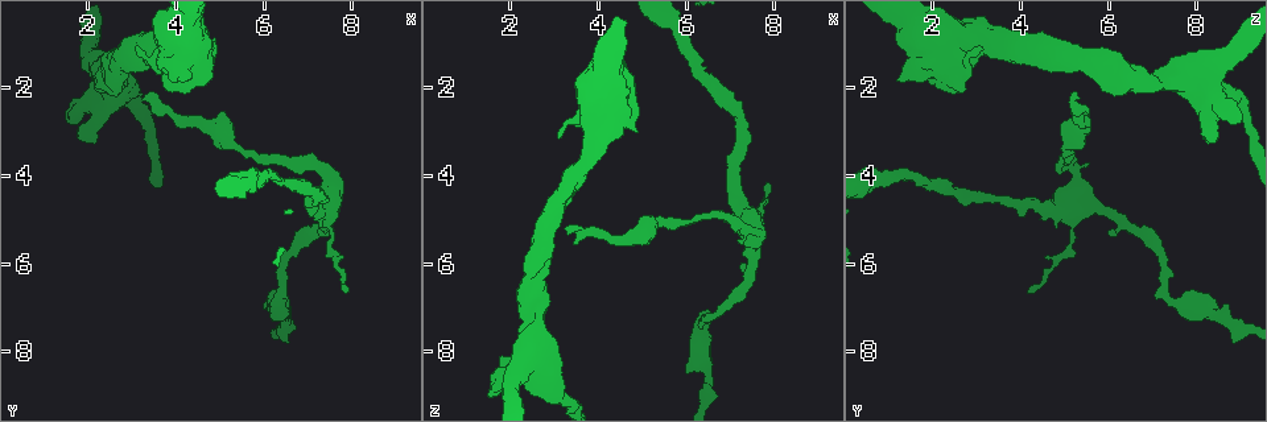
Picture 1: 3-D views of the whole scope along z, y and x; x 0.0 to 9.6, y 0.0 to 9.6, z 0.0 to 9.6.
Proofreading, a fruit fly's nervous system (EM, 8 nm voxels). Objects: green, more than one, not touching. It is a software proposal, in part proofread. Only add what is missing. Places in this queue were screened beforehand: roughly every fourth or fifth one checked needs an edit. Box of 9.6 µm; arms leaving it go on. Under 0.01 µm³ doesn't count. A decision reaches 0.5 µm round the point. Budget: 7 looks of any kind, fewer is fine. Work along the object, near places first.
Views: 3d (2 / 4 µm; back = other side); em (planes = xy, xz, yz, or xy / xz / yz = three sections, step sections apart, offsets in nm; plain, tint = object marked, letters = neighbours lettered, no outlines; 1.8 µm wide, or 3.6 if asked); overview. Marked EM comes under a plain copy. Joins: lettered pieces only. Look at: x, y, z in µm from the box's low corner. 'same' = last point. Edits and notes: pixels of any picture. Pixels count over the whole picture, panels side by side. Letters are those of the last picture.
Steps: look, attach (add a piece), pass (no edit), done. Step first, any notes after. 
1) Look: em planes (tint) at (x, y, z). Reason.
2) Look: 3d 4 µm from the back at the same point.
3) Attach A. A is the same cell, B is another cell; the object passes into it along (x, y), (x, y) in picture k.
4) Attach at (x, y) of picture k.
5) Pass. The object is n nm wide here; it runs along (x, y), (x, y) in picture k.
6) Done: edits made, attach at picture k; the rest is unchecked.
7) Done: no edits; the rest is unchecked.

Look: em planes (tint) at (5.75, 4.10, 0.60). Sudden change in width.

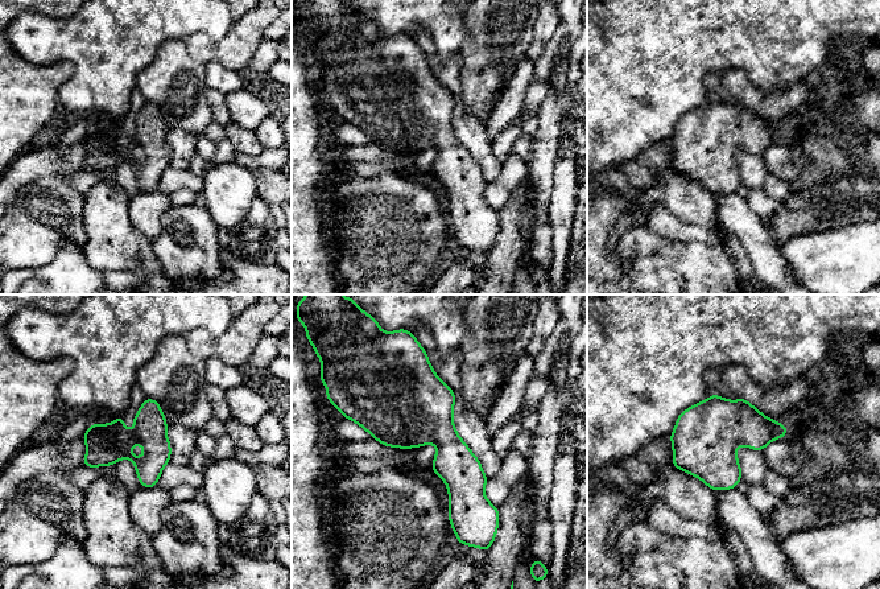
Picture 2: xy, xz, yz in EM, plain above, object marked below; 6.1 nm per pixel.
Look: em planes (letters) at the same point. What lies round it.

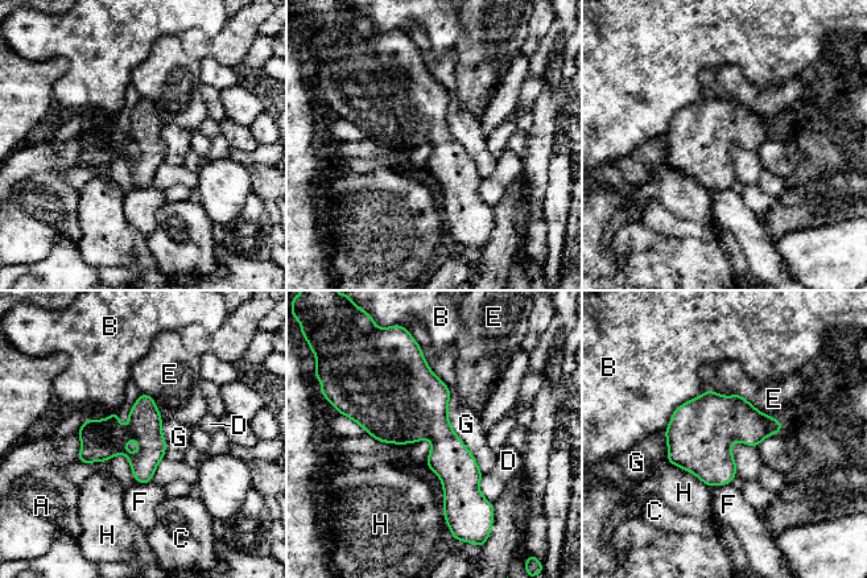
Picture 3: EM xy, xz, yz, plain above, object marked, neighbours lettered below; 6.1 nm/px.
Pass. The object is 200 nm wide here; A, B, C, D, E, F, G and H are other cells; none of them fits.

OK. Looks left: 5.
Look: em 3.6 µm planes (letters) at (3.25, 2.25, 5.15).

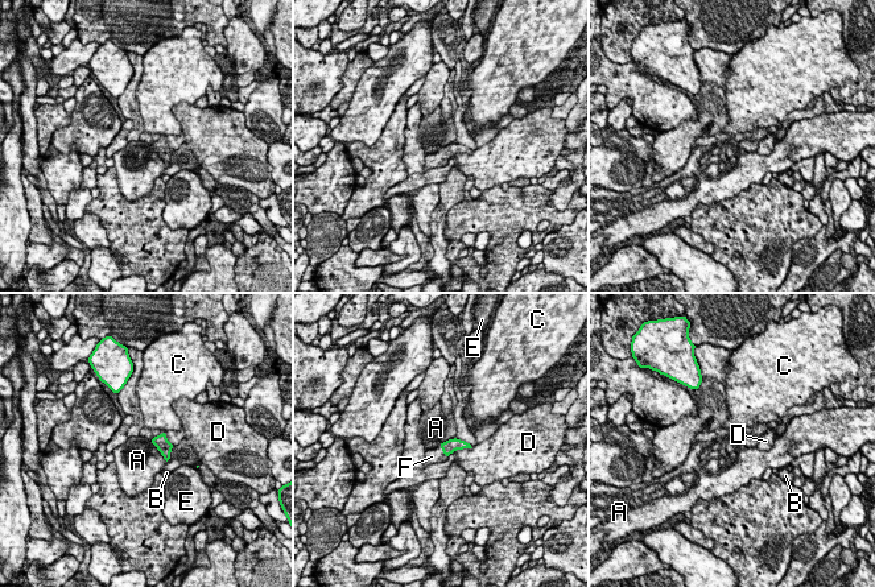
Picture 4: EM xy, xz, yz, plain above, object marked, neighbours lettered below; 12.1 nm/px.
Attach F. F is the same cell, A, B, C, D and E are other cells; the object passes into it along (452, 445), (444, 453), (434, 455) in picture 4; the neuron continues.

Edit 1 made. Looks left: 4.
Look: em yz step 4 (letters) at (7.25, 3.70, 5.45).

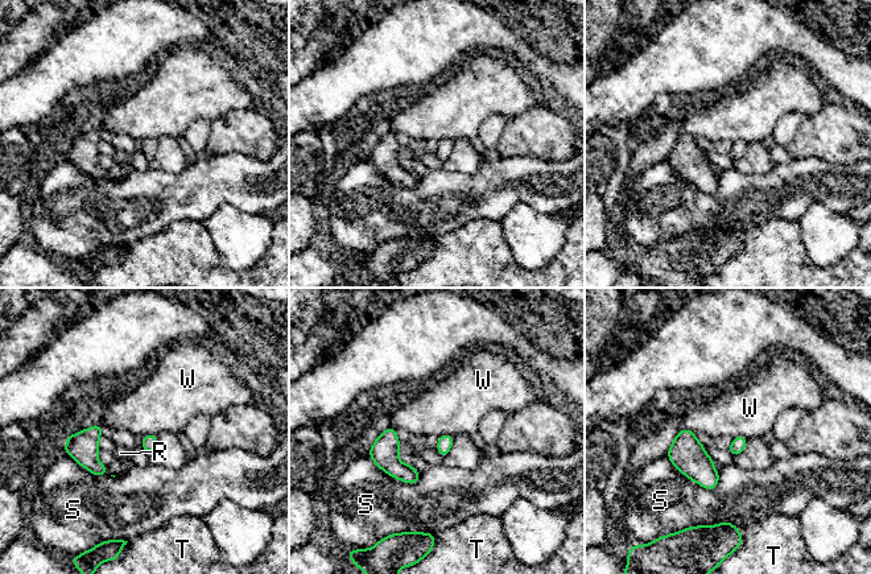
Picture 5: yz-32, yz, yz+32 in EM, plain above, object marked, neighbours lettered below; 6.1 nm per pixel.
Pass. The longest contact is with S, 360 nm; R, S, T and W are other cells; a border runs along (438, 436), (448, 434), (453, 437) in picture 5; none of them fits.

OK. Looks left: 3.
Done: edits made, attach at picture 4; the rest is unchecked.

